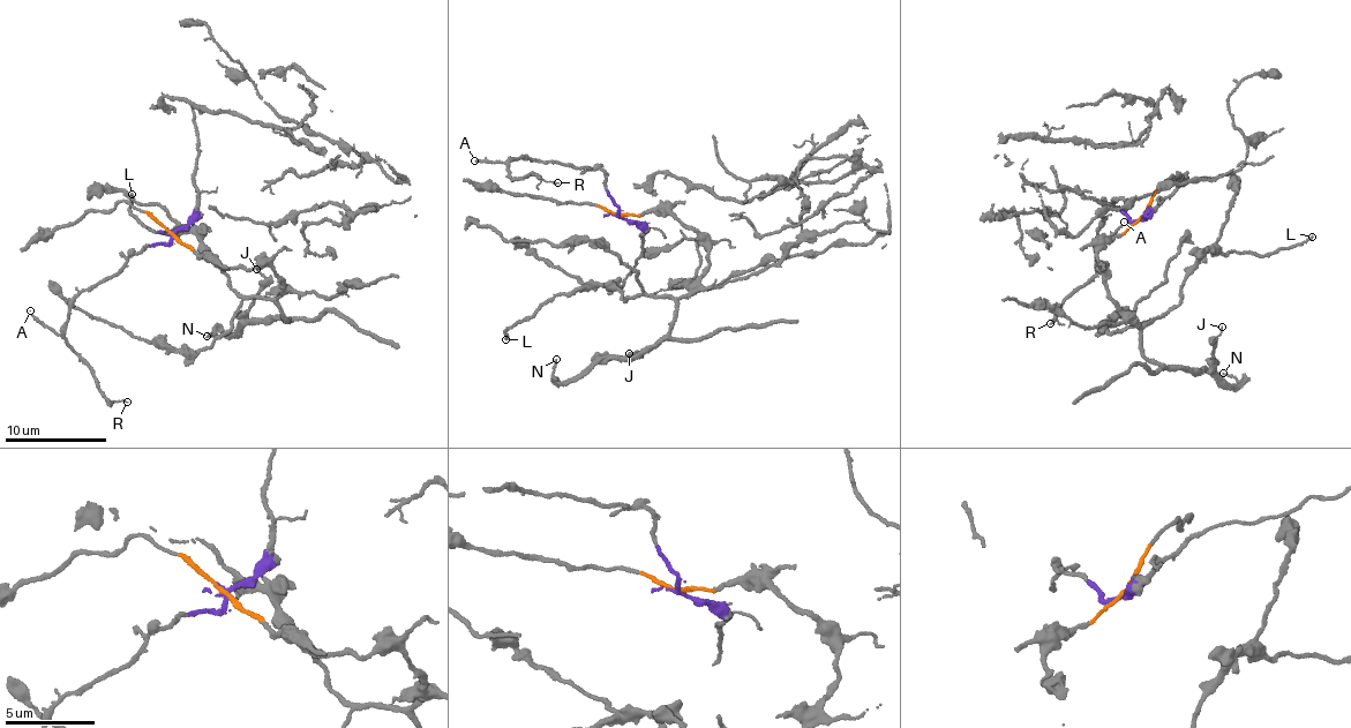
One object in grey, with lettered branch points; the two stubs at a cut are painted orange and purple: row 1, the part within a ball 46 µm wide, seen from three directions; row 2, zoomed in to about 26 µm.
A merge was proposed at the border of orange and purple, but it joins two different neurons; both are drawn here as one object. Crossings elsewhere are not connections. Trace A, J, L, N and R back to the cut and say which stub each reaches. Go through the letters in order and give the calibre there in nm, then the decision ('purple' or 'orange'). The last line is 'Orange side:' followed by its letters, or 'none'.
A: 120 nm thick; purple
J: 140 nm thick; orange
L: 200 nm thick; orange
N: 140 nm thick; orange
R: 110 nm thick; purple
Orange side: J, L, N

